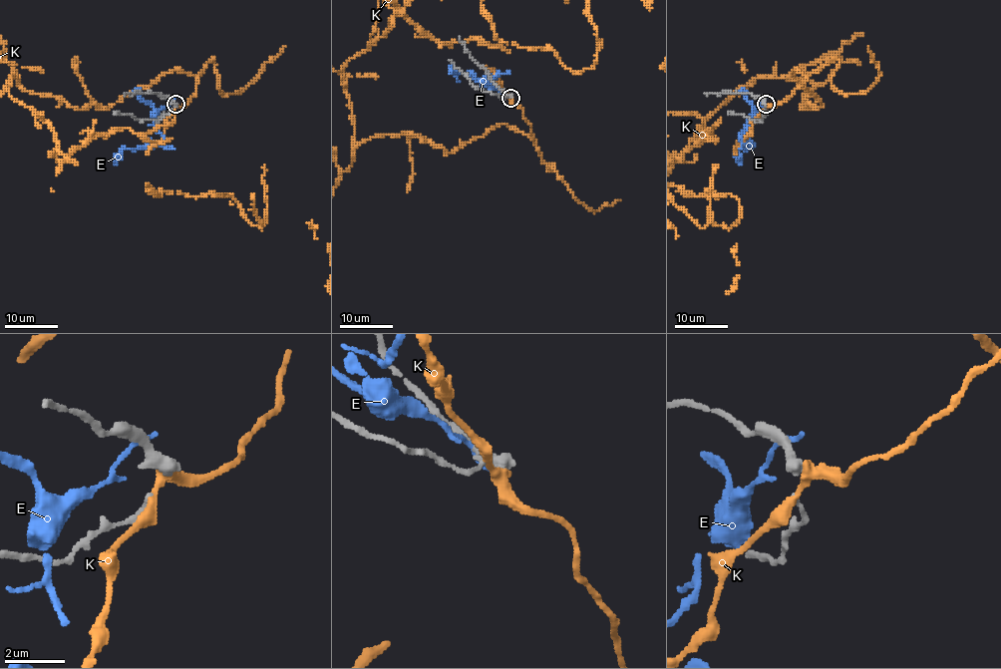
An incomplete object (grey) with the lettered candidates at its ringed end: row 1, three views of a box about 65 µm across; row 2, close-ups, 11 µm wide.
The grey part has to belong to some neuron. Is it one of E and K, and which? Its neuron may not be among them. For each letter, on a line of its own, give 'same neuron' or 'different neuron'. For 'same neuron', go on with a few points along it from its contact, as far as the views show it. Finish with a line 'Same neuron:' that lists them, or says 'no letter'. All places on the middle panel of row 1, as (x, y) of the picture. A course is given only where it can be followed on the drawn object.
E: different neuron
K: different neuron
Same neuron: no letter

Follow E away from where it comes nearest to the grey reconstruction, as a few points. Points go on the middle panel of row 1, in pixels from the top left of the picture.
E: (504, 94), (489, 81), (499, 73), (493, 78), (481, 81), (458, 71), (448, 73)

